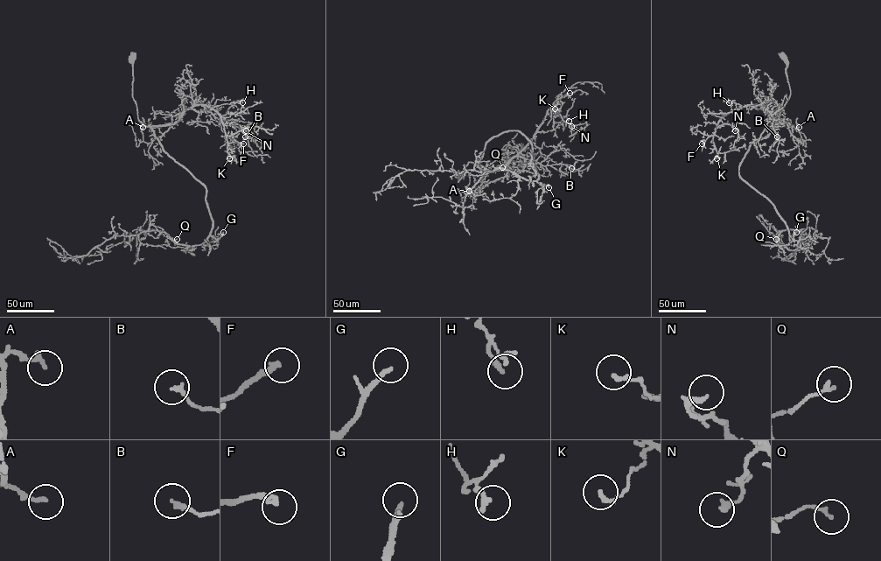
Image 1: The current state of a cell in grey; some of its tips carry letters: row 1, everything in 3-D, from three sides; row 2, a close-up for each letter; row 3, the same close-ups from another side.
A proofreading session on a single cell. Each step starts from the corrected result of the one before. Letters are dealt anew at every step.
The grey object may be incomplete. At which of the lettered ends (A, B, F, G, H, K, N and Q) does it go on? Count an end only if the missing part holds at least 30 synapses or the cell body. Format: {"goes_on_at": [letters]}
{"goes_on_at": ["F", "G"]}

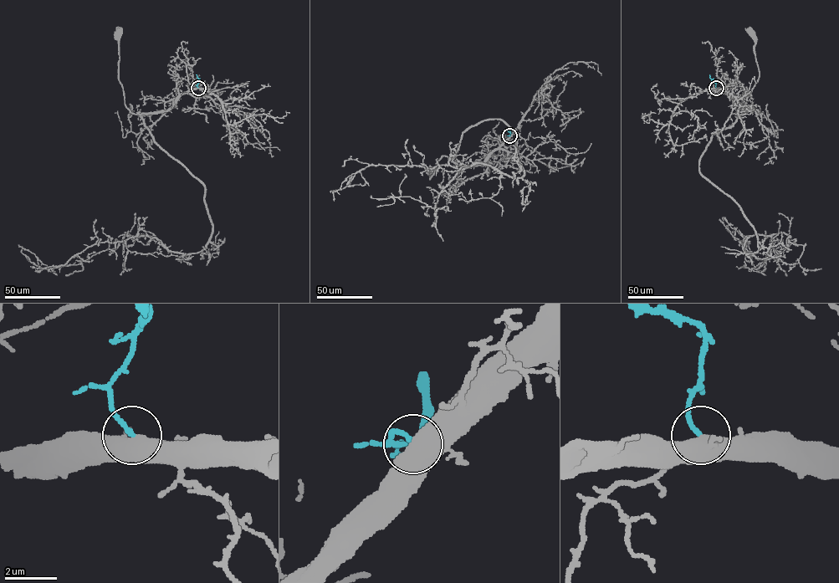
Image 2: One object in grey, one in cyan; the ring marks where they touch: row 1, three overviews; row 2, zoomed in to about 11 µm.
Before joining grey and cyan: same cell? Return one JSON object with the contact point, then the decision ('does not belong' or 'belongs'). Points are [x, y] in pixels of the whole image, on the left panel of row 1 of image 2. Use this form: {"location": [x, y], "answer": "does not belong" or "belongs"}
{"location": [198, 88], "answer": "belongs"}

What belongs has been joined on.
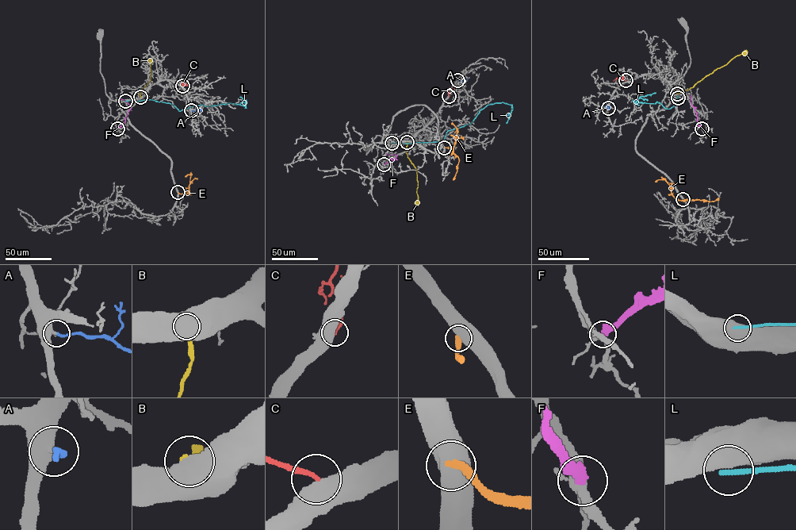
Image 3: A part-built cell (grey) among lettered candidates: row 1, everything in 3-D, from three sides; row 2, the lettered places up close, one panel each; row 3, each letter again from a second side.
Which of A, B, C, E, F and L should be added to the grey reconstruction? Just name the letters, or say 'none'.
A, C

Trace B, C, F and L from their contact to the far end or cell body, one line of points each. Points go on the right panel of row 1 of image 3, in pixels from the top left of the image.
B: (677, 94), (688, 90), (746, 51)
C: (626, 80), (614, 80)
F: (702, 128), (690, 94)
L: (678, 97), (670, 109), (666, 109), (656, 101), (654, 104), (633, 101), (635, 102), (641, 97), (656, 93)

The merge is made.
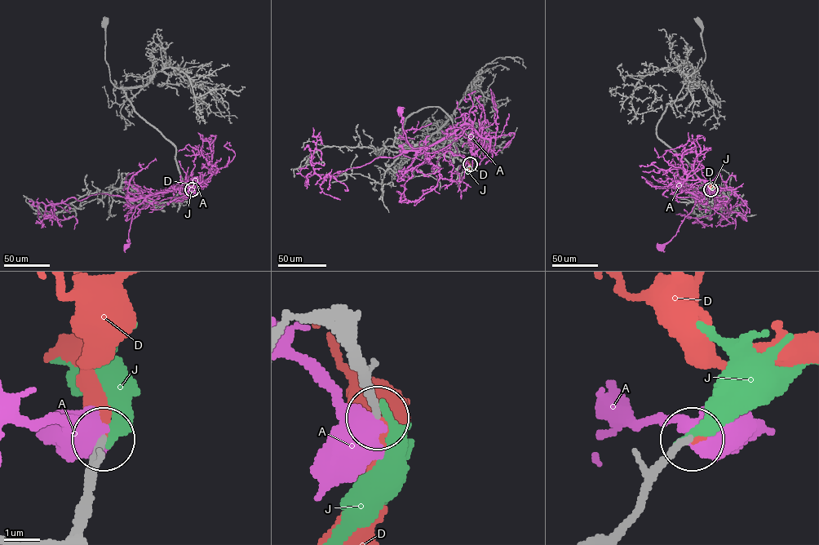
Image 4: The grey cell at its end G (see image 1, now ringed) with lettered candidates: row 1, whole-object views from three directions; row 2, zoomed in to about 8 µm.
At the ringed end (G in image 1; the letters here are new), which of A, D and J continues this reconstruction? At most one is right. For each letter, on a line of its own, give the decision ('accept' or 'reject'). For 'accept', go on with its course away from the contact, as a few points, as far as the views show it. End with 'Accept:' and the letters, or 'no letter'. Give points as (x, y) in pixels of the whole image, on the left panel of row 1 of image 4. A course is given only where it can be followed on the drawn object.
A: reject
D: accept
J: reject
Accept: D

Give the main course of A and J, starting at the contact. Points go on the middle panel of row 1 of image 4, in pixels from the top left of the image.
A: (469, 164), (466, 160), (484, 142), (471, 126), (462, 124), (429, 145), (413, 148), (399, 111)
J: (470, 164), (467, 174)

